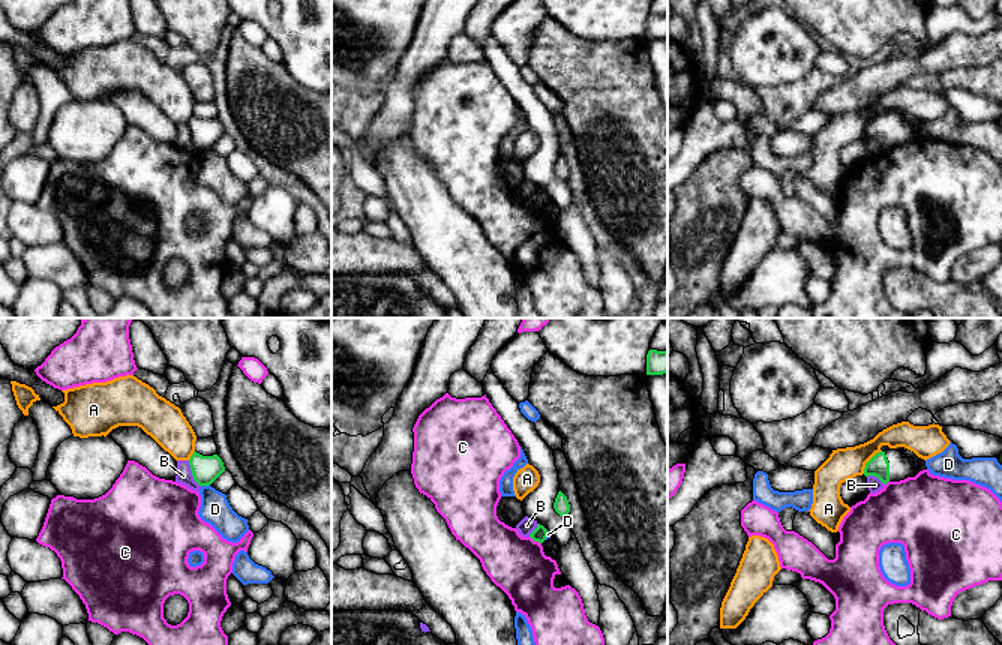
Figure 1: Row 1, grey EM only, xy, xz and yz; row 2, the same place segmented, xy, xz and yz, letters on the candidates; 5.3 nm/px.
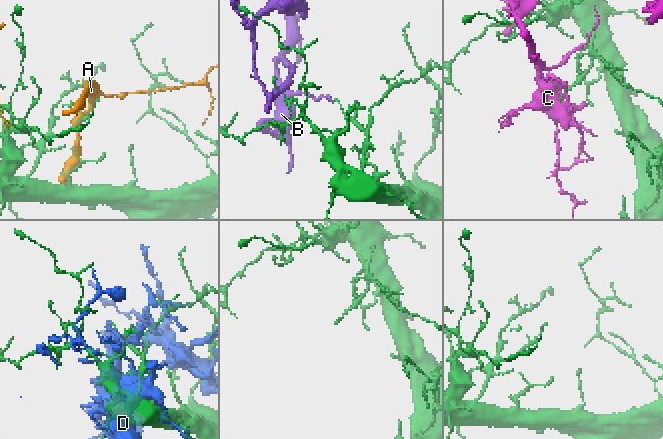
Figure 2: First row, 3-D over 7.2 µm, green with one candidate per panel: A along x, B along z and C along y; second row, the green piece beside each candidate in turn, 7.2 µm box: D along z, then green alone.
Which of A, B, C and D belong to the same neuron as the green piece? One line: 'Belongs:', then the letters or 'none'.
Belongs: none

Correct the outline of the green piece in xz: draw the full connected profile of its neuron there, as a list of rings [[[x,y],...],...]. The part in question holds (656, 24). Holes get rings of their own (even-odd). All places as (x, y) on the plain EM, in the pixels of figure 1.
[[[650,14],[646,18],[646,39],[668,38],[668,15]]]

